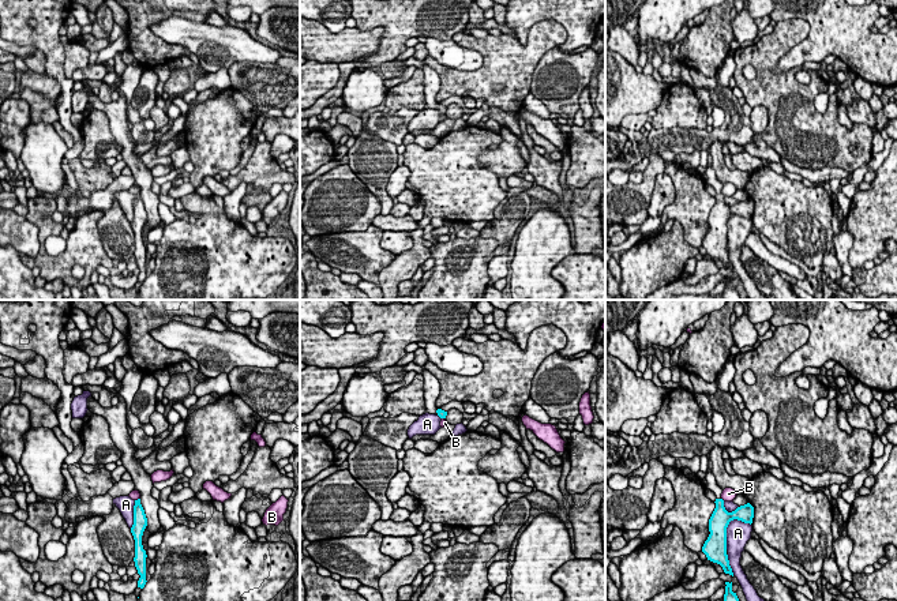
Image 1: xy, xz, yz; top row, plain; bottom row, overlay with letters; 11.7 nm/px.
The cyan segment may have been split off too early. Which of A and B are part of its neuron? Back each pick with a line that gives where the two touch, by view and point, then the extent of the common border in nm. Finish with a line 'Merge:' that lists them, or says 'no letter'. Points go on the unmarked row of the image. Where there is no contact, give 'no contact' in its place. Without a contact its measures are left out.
Merge: no letter

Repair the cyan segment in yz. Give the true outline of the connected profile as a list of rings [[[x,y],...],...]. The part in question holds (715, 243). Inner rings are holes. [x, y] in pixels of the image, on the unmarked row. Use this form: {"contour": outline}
{"contour": [[[716,194],[714,198],[716,203],[709,214],[710,229],[702,241],[702,247],[706,249],[708,255],[720,259],[725,268],[733,271],[727,249],[727,222],[733,214],[751,219],[754,202],[747,198],[738,202],[735,206],[728,207],[723,194]]]}

